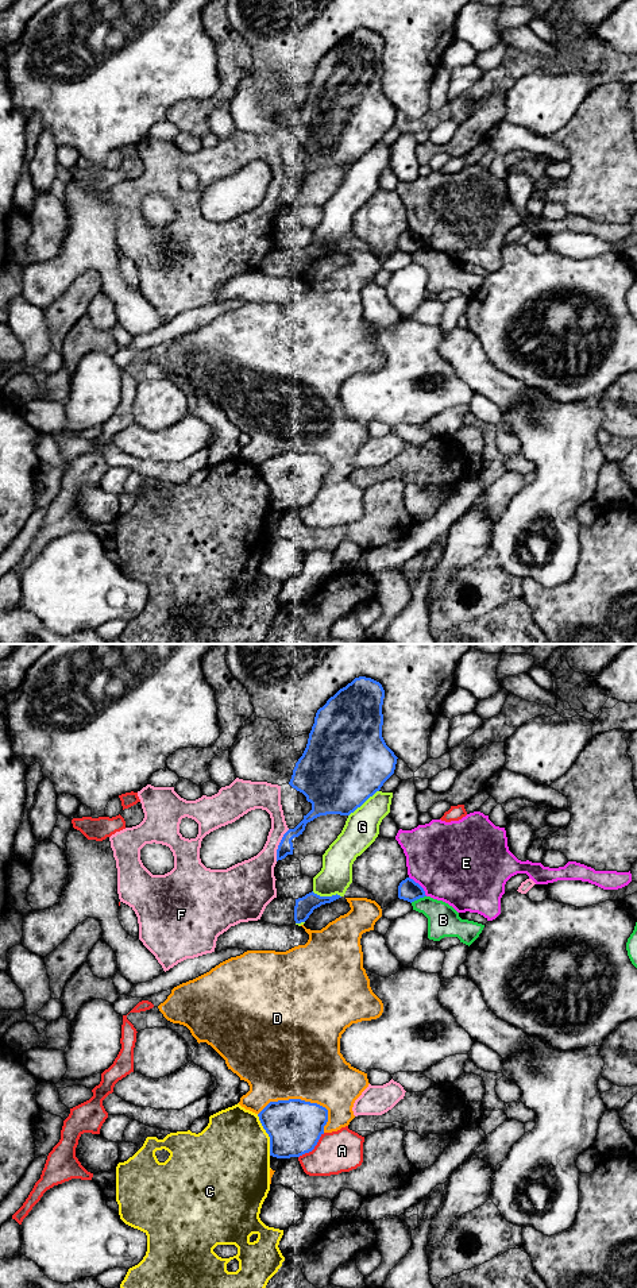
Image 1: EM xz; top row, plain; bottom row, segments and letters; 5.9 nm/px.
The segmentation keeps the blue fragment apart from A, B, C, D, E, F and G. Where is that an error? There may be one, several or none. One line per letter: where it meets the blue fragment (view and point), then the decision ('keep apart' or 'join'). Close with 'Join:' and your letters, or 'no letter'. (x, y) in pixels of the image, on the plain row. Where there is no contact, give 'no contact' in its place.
A: xz (313, 500) | keep apart
B: xz (417, 250) | keep apart
C: xz (267, 485) | keep apart
D: xz (298, 451) | keep apart
E: xz (420, 238) | keep apart
F: xz (278, 197) | keep apart
G: xz (363, 154) | keep apart
Join: no letter

